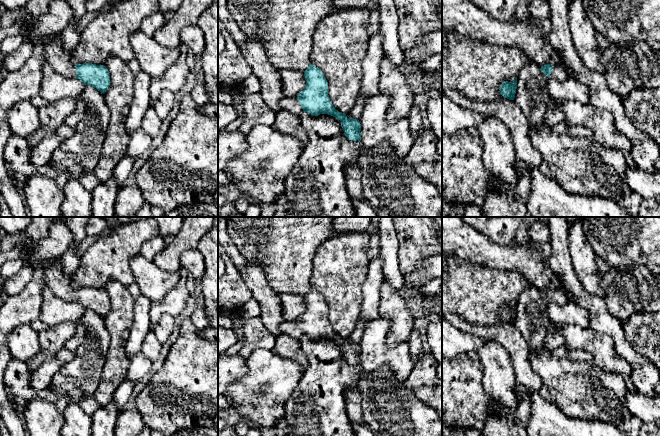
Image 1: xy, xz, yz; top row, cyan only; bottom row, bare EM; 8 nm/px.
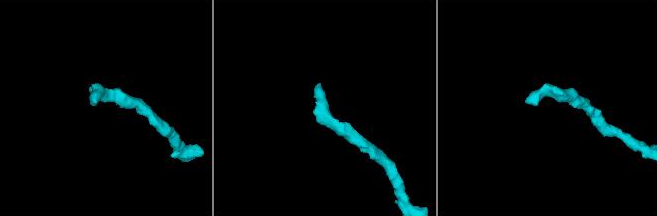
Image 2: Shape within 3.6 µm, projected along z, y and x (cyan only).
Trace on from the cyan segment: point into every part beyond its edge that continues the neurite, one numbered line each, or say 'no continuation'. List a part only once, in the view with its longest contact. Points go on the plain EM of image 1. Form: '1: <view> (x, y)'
1: xz (291, 328)

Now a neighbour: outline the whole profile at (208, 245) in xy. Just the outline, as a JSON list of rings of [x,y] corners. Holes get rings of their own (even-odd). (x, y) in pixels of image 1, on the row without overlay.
[[[218,217],[199,241],[197,249],[202,253],[206,265],[203,278],[198,285],[205,298],[209,324],[218,328]]]

